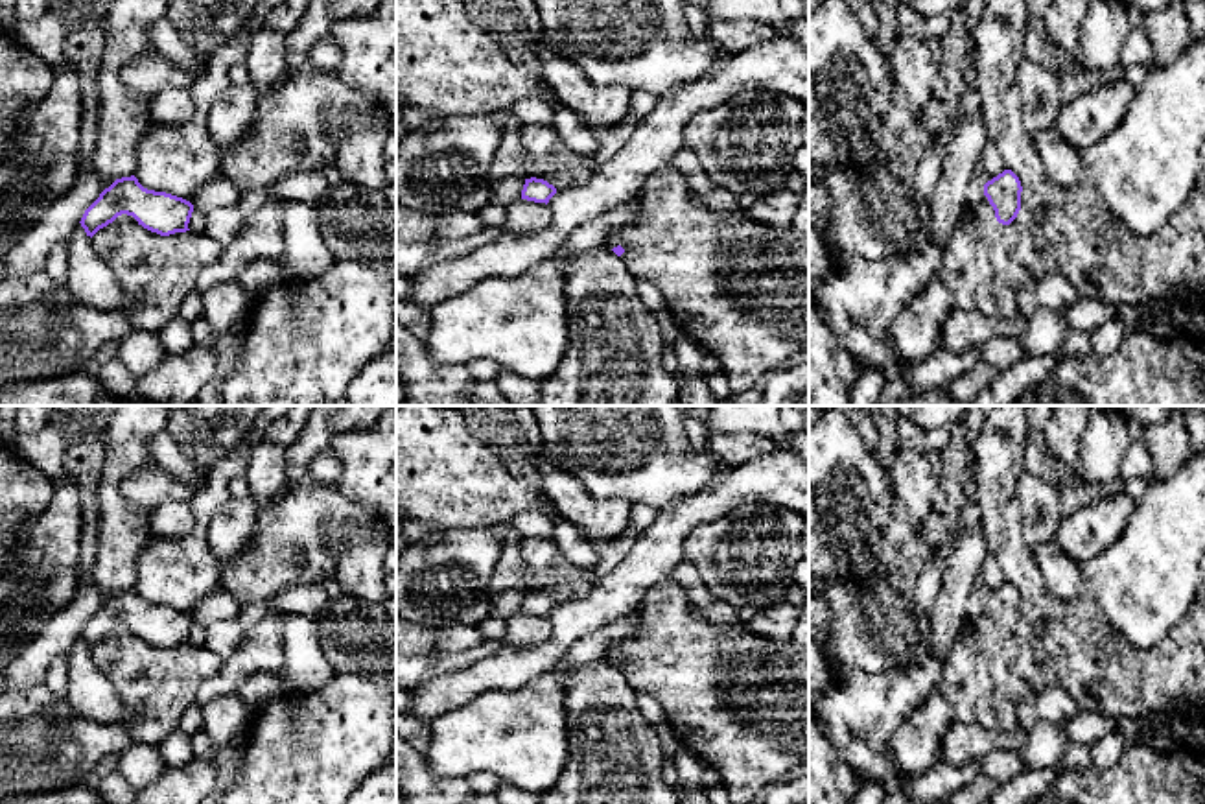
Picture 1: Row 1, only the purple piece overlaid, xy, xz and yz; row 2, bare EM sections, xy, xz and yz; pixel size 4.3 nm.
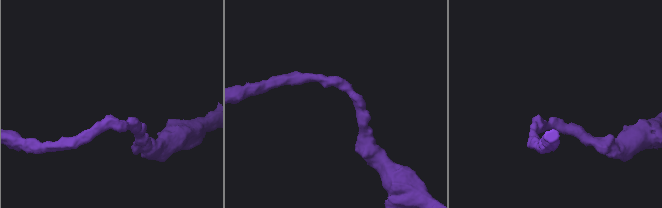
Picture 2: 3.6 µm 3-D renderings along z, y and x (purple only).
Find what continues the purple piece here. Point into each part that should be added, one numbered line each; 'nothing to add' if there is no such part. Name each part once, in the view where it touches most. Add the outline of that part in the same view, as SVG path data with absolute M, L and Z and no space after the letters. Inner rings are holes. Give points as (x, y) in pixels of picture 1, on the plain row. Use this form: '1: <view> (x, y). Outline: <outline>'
nothing to add

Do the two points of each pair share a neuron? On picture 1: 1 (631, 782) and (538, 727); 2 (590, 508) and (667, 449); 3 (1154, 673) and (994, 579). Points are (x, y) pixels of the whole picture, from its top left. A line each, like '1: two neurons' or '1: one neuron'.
1: two neurons
2: two neurons
3: two neurons

